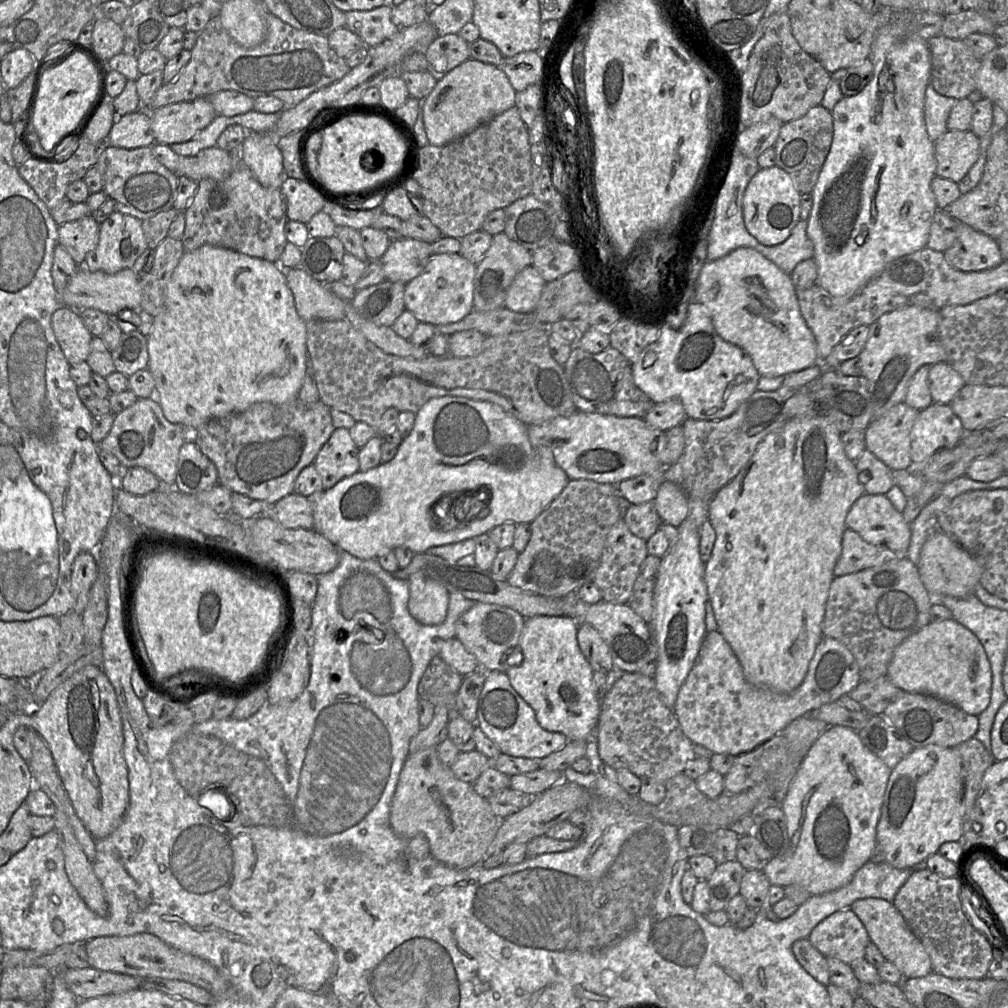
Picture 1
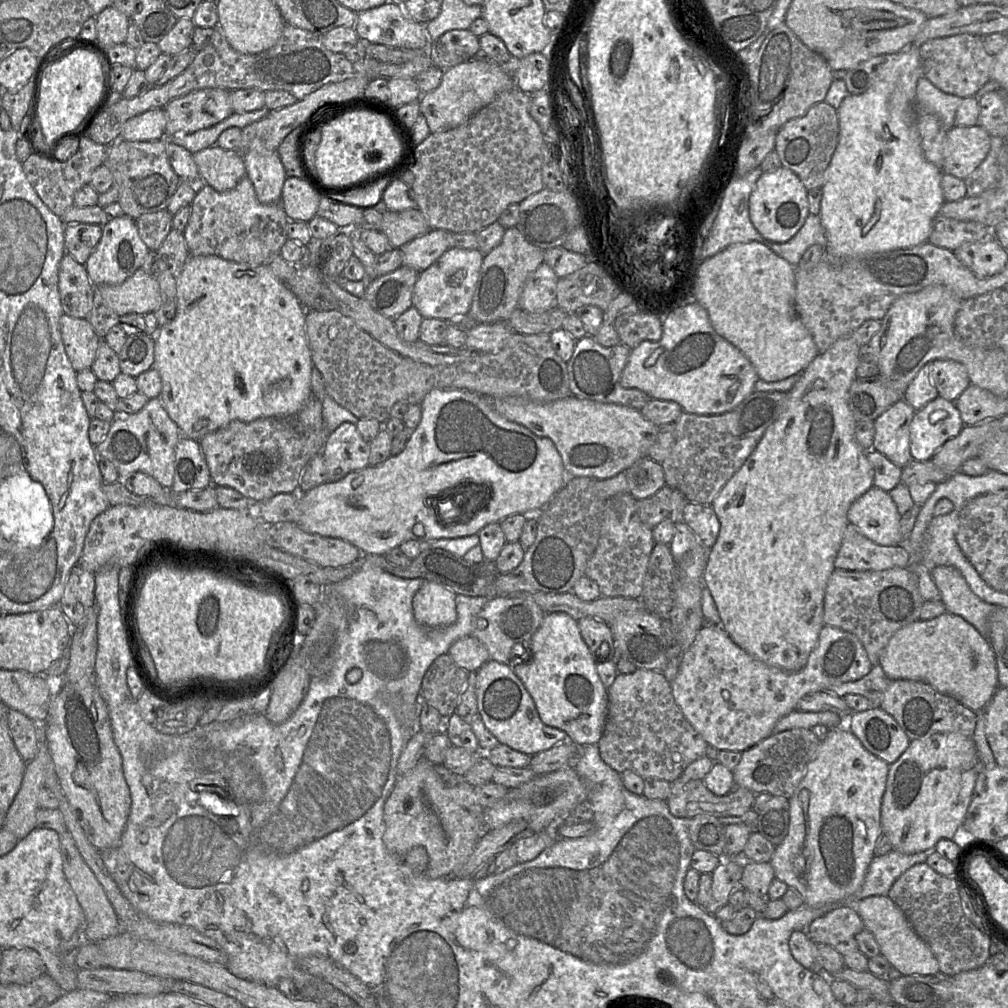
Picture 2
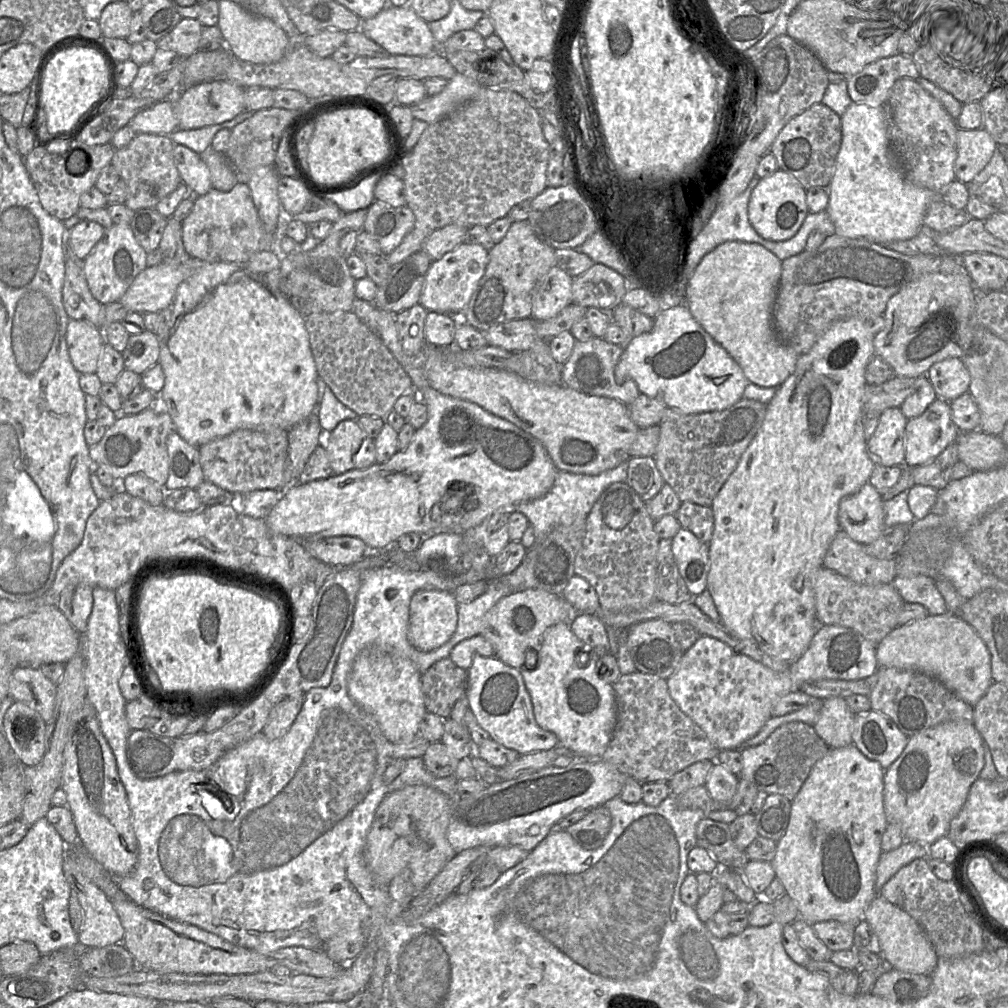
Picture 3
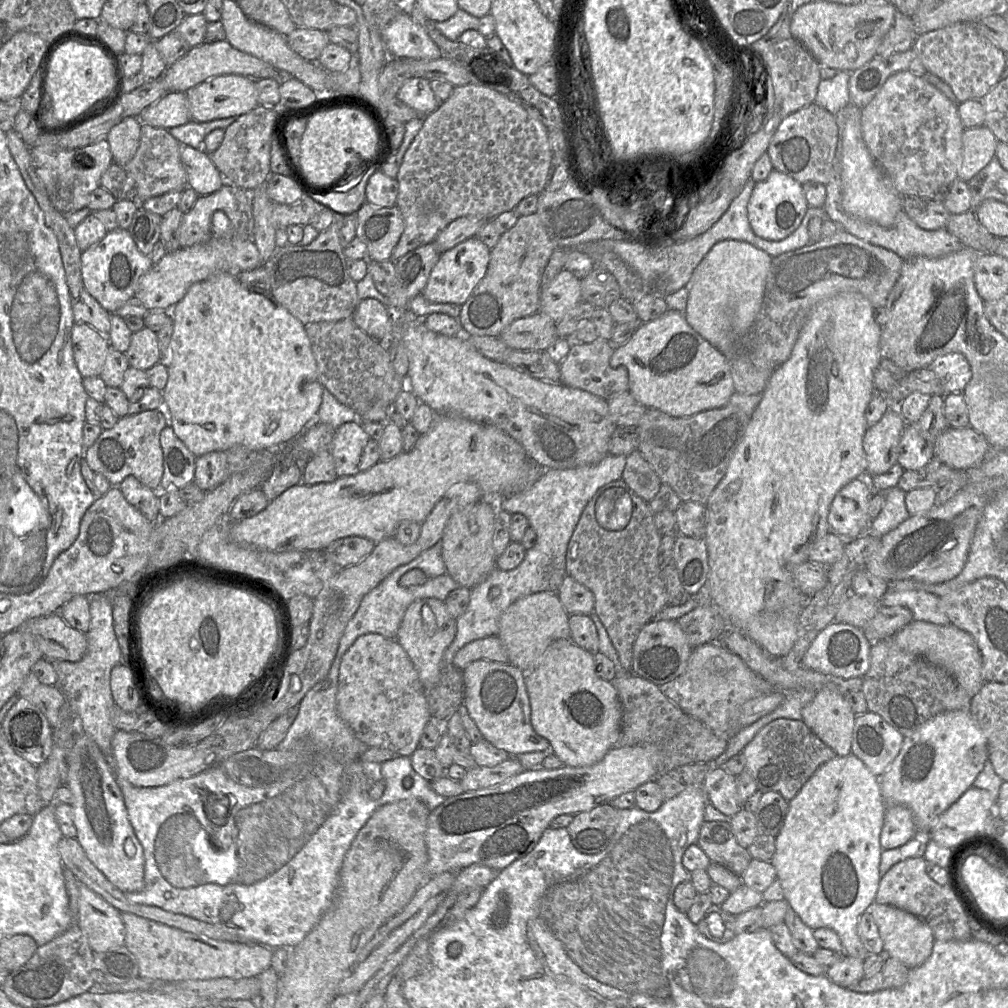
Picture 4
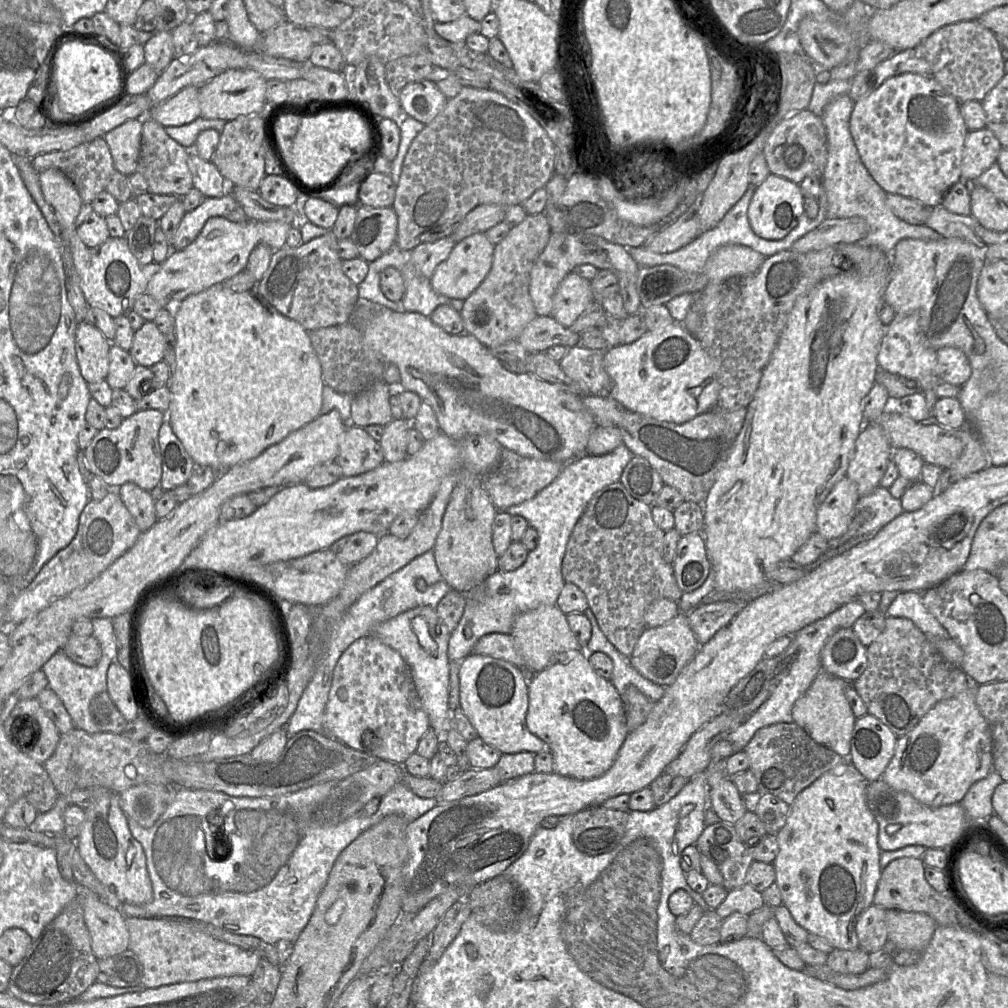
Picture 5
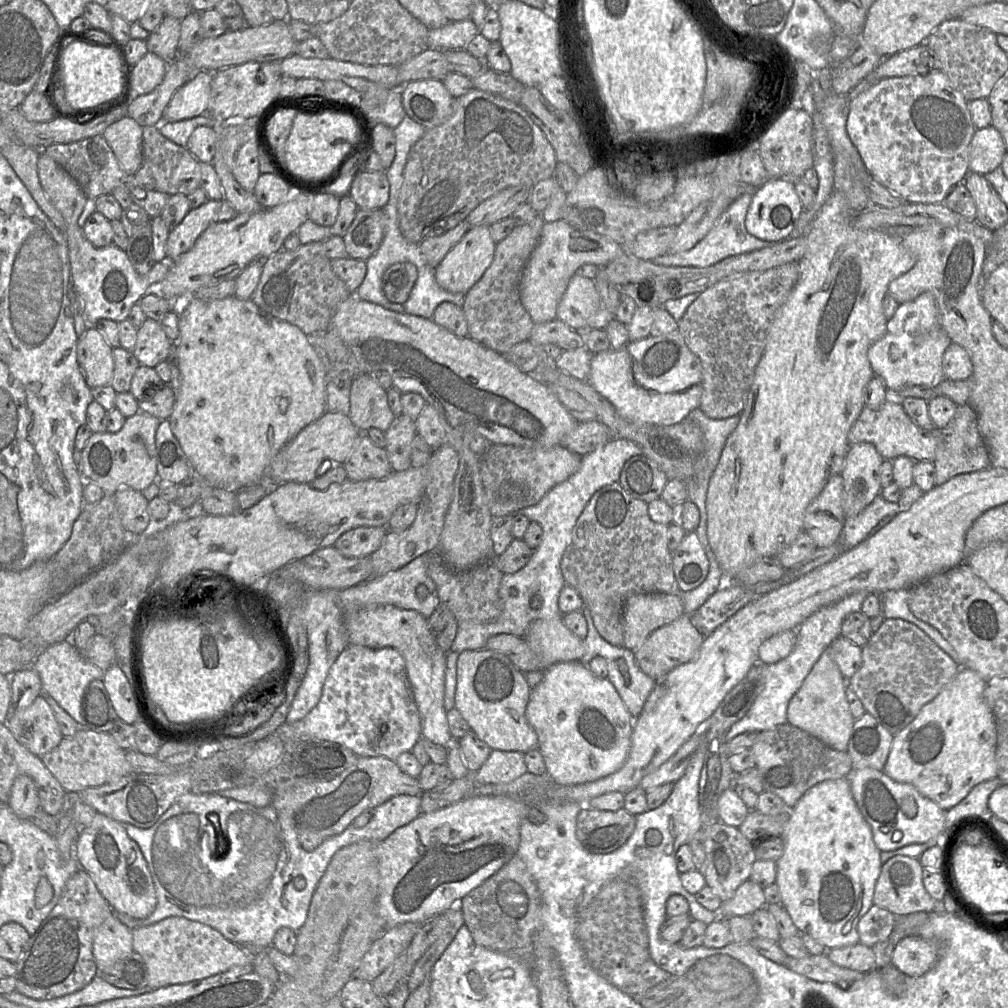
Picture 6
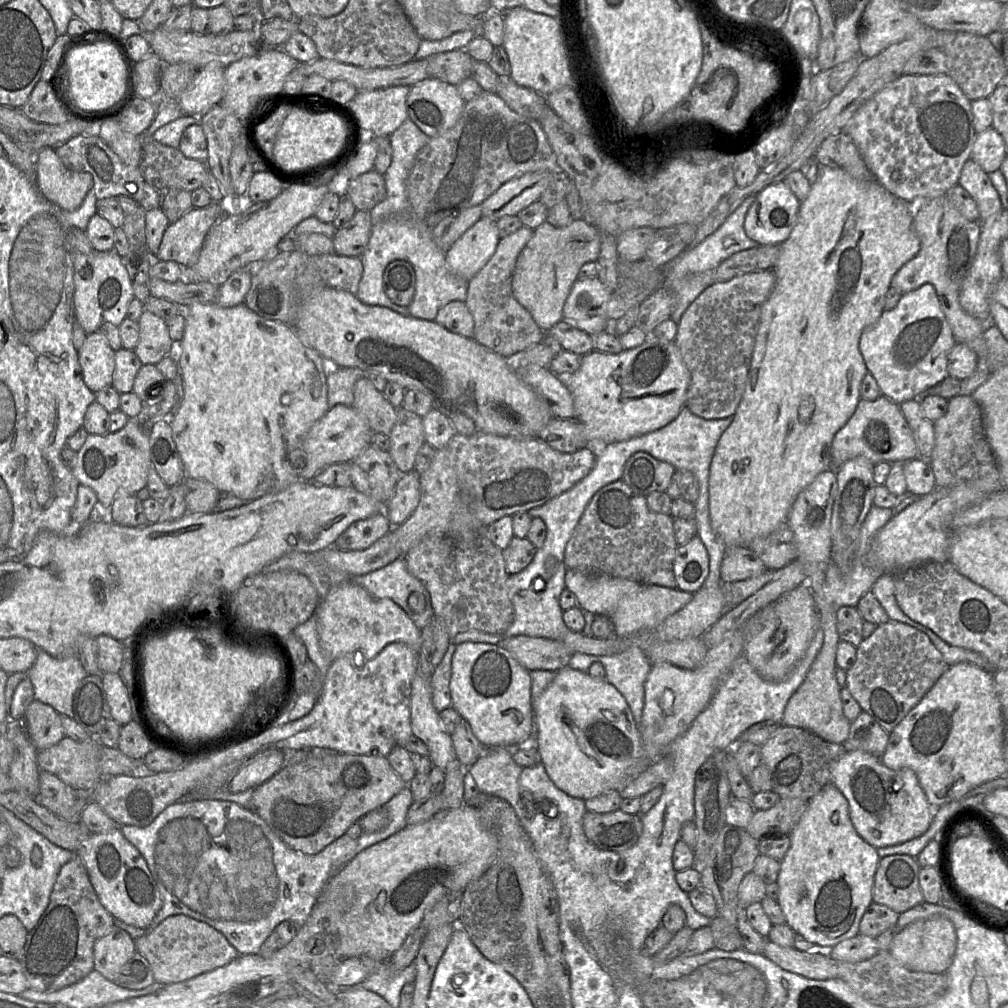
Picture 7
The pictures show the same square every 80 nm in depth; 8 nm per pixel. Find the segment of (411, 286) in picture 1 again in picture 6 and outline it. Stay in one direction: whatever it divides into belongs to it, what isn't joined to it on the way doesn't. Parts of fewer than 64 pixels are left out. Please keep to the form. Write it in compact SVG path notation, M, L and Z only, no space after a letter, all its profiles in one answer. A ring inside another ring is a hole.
M489 226L470 228L435 268L437 284L448 292L466 294L492 263L495 246Z

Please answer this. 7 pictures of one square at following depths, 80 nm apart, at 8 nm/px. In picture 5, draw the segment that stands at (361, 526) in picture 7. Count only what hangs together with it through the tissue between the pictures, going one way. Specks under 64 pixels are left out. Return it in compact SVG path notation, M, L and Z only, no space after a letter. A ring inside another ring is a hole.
M359 531L340 538L329 549L345 565L352 566L371 554L378 540L376 534Z

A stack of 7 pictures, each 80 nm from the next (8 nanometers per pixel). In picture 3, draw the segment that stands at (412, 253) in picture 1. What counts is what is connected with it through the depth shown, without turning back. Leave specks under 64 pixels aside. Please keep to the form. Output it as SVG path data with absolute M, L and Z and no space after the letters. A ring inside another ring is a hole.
M451 224L435 230L423 243L422 250L435 261L464 242L467 227Z

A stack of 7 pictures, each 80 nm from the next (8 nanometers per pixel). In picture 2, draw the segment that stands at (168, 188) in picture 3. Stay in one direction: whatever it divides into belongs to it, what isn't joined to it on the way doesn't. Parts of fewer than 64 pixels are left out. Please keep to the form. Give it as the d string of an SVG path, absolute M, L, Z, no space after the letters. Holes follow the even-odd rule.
M166 138L149 141L119 139L108 147L104 165L113 175L124 214L132 219L166 209L181 182L168 161L165 141Z

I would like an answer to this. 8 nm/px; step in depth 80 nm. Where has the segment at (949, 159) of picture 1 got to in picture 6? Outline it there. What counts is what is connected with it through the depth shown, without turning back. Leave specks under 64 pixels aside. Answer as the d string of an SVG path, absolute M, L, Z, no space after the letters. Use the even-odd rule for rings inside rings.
M991 125L976 129L969 148L969 171L985 175L1002 163L1006 153L1004 140Z

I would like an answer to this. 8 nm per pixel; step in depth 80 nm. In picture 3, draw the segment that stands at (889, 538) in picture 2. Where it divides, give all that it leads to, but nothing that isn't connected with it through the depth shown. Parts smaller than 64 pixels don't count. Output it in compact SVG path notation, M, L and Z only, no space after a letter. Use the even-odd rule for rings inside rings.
M866 483L856 493L841 499L838 509L840 530L863 545L877 540L886 530L881 492Z

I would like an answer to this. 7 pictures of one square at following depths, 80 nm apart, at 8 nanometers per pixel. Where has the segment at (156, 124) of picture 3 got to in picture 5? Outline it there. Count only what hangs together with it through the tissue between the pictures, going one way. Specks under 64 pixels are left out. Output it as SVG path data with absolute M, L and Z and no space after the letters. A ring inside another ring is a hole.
M190 86L150 109L150 117L163 127L182 126L201 116L199 87Z

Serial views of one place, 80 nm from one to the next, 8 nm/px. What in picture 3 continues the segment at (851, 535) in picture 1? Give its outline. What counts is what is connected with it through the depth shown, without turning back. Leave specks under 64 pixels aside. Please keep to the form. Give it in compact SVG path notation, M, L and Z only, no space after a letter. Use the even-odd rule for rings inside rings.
M843 530L833 538L823 567L864 585L890 584L897 575L897 560L878 559L866 552L865 545L854 541Z

